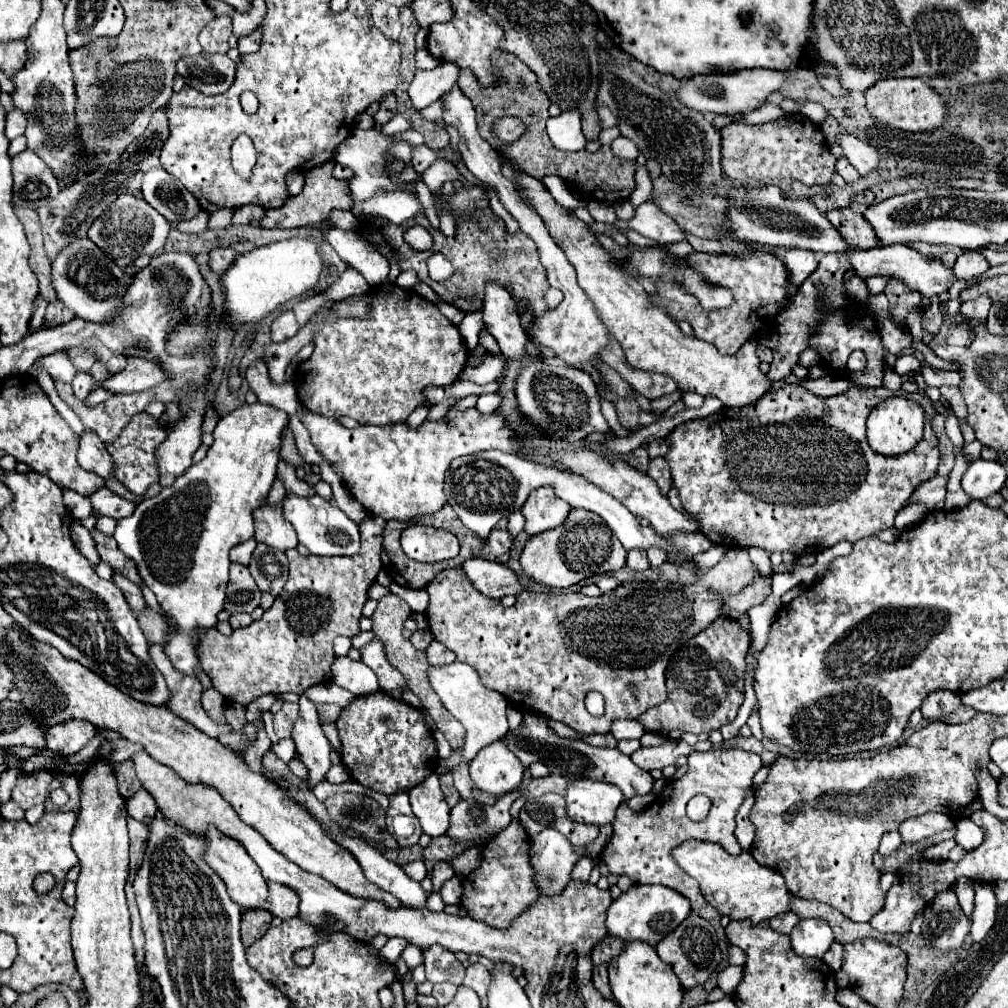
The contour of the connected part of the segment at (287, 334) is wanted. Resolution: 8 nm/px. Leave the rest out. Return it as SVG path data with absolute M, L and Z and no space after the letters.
M285 311L285 313L281 313L281 315L273 321L273 325L271 325L271 339L273 339L275 343L281 343L281 341L291 339L297 331L299 331L299 325L297 325L295 313L293 313L293 311Z

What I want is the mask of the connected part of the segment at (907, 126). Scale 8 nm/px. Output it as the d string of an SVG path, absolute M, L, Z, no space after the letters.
M901 77L901 79L883 79L877 81L871 89L865 91L867 99L867 109L869 113L881 121L887 127L893 129L903 129L909 133L921 133L921 131L933 131L939 129L947 123L949 111L947 111L947 101L943 95L935 93L933 87L929 87L921 79L911 79L911 77Z

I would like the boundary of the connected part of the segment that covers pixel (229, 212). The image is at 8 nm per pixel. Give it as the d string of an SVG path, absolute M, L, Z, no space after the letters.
M217 209L209 215L209 229L225 229L227 225L231 225L231 217L233 217L233 209Z

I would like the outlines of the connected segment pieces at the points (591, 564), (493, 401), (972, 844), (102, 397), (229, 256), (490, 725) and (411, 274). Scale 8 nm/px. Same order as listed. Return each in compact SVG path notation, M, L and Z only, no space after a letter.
M573 509L569 519L559 525L559 529L535 535L525 543L525 549L521 553L521 567L523 573L535 583L567 589L591 575L601 575L605 571L609 573L625 567L625 559L627 551L611 533L611 529L607 529L599 515L585 509Z
M493 393L493 395L479 395L475 409L477 409L481 415L489 415L489 413L493 413L493 411L497 409L499 403L501 403L501 397L495 395L495 393Z
M961 819L961 821L957 821L955 827L957 827L955 841L959 847L963 847L965 851L973 851L975 847L981 845L983 831L971 819Z
M95 389L95 391L91 391L91 395L85 399L85 405L87 405L87 407L95 407L95 405L107 401L109 395L111 395L111 393L107 393L107 389Z
M215 249L209 253L209 269L219 275L233 263L235 257L237 253L233 249Z
M451 663L451 665L443 665L443 667L429 667L429 681L431 687L435 689L435 693L441 697L443 705L449 709L449 713L459 719L467 731L465 735L465 743L459 751L453 751L453 755L449 759L439 759L439 769L435 771L437 775L445 769L451 769L459 763L469 763L479 749L483 749L485 745L489 745L491 741L497 741L499 737L503 737L507 733L507 701L501 693L487 689L481 681L479 675L475 673L473 667L469 667L467 663Z
M413 270L402 271L396 280L396 284L399 287L406 288L406 289L412 288L419 282L420 281L417 277L417 274Z

